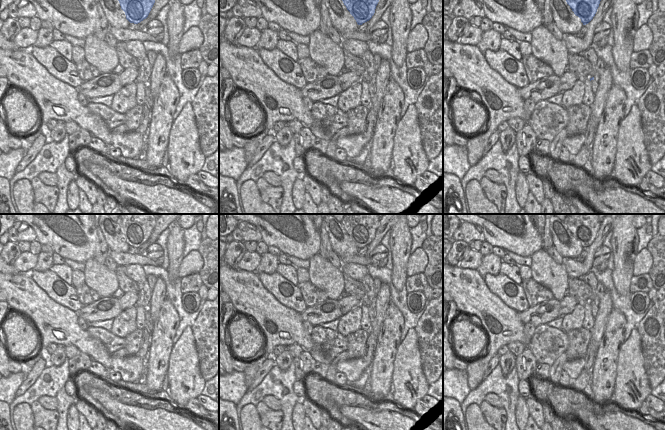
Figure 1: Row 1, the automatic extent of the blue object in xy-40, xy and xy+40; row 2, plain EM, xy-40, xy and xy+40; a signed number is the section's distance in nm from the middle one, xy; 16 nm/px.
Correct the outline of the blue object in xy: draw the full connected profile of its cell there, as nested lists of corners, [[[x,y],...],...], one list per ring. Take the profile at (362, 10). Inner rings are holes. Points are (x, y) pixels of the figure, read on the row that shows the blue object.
[[[342,0],[358,25],[369,21],[375,13],[379,0]]]

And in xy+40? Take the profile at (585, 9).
[[[566,0],[572,11],[581,19],[583,25],[588,24],[595,16],[601,0]]]

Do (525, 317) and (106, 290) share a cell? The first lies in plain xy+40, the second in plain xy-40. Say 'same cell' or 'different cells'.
different cells

